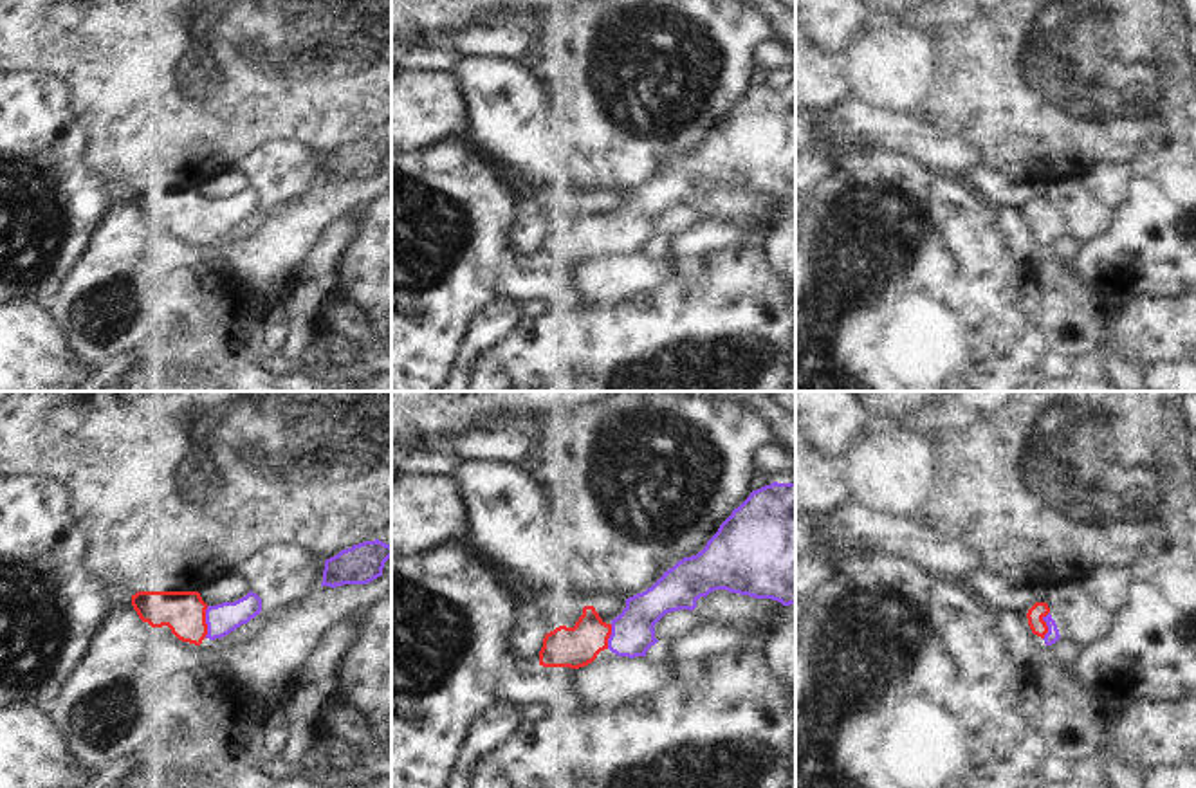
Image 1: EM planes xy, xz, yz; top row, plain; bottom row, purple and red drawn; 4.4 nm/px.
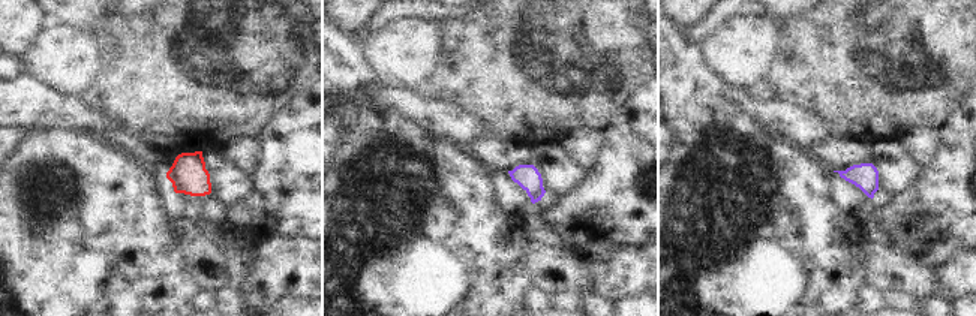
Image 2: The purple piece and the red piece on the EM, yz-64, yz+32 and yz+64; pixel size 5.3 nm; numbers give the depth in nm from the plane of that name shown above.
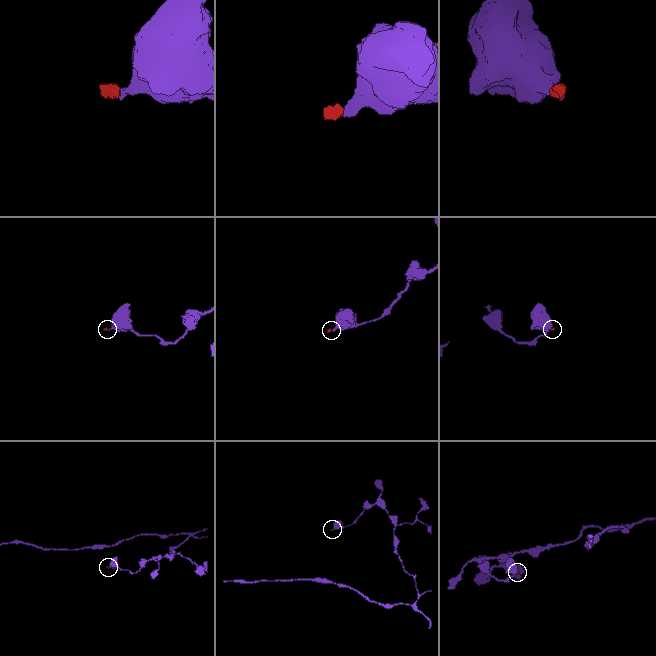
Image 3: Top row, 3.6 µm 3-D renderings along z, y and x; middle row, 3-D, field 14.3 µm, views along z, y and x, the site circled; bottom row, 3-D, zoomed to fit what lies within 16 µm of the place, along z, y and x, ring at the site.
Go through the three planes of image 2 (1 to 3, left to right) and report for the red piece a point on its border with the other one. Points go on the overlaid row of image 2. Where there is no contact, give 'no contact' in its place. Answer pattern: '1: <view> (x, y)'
1: no contact
2: no contact
3: no contact

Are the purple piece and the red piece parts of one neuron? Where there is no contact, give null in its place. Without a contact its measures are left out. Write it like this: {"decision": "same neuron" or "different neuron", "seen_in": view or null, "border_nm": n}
{"decision": "same neuron", "seen_in": "xy", "border_nm": 140}

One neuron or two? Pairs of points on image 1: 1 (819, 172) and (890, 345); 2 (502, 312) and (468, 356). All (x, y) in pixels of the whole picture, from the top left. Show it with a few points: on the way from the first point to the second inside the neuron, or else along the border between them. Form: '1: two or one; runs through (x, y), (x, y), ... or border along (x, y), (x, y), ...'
1: two; border along (830, 159), (832, 172), (814, 193)
2: one; runs through (491, 323), (471, 345)

